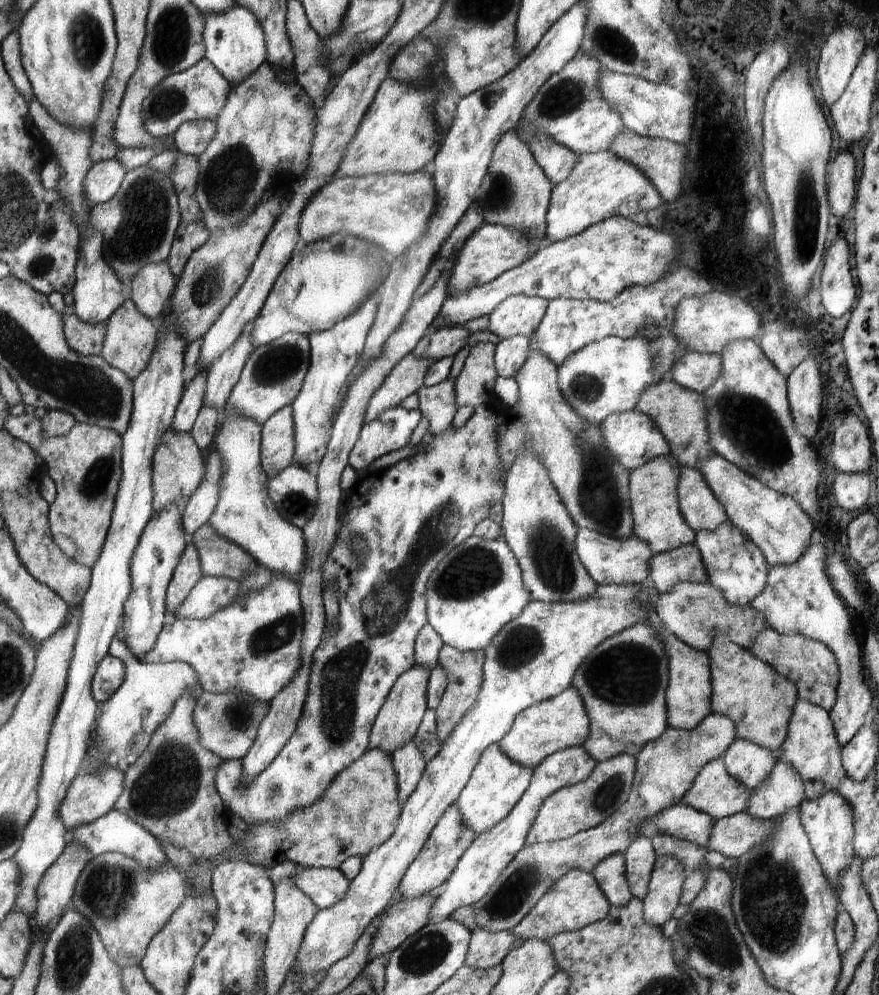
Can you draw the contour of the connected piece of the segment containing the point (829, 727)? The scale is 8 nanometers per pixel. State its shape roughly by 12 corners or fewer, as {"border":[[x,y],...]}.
{"border":[[799,700],[777,752],[808,800],[848,777],[824,707]]}

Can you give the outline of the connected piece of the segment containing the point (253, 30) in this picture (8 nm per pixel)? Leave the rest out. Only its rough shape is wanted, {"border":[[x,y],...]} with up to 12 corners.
{"border":[[208,11],[207,58],[232,86],[268,62],[257,16]]}

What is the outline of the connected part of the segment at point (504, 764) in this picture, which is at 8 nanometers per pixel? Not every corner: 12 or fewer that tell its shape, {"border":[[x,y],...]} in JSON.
{"border":[[491,745],[455,802],[477,836],[511,813],[534,770]]}

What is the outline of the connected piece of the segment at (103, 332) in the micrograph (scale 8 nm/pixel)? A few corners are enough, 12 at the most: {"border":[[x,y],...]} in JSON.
{"border":[[67,317],[67,339],[80,354],[102,355],[108,322]]}

